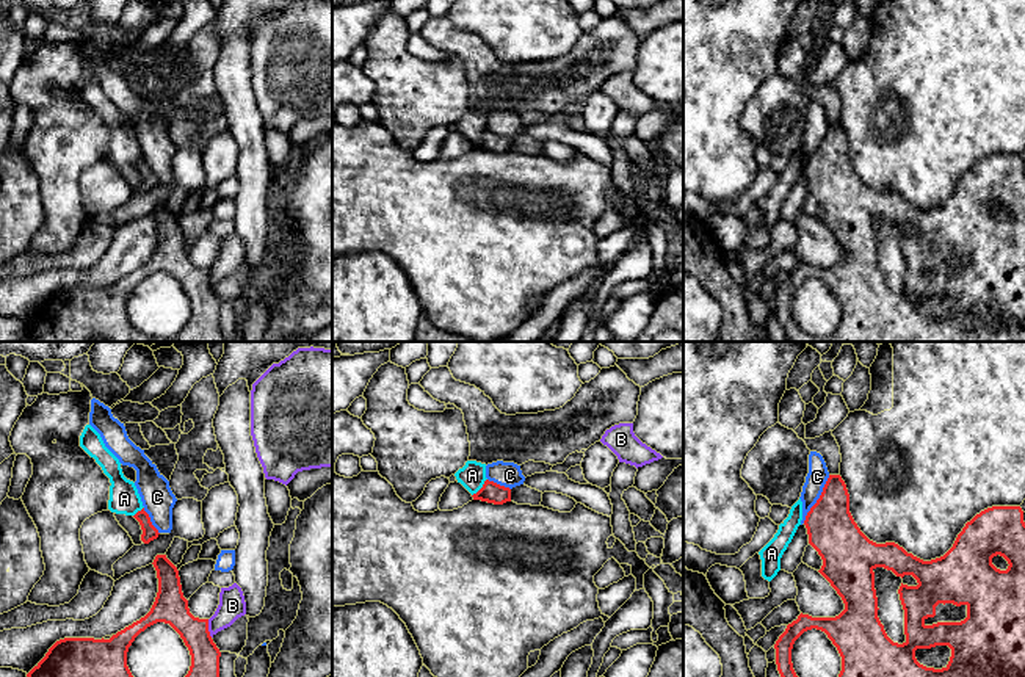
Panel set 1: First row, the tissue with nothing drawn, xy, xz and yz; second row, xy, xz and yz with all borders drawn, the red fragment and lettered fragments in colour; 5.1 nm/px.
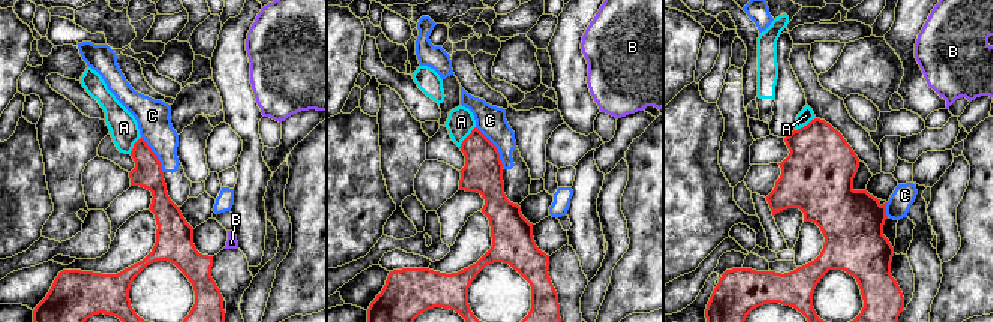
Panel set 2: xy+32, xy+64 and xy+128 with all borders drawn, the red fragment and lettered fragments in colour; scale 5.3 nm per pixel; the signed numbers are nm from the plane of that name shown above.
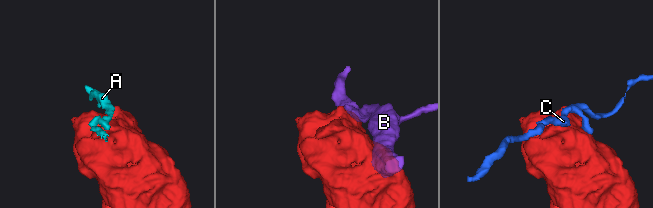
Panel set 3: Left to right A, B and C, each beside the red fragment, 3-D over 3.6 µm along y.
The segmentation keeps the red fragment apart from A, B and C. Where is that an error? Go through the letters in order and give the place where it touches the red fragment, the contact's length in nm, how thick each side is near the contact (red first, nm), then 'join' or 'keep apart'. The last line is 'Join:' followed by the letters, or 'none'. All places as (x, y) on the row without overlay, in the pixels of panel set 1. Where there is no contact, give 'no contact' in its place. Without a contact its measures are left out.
A: meets red in xz at (481, 137); contact 120 nm long; 110 nm thick on the red side, 140 nm on the other; keep apart
B: meets red in xy at (207, 278); contact 100 nm long; 170 nm thick on the red side, 140 nm on the other; keep apart
C: meets red in yz at (818, 148); contact 280 nm long; 260 nm thick on the red side, 110 nm on the other; keep apart
Join: none

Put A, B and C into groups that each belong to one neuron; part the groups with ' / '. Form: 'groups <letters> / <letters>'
groups A / B / C

